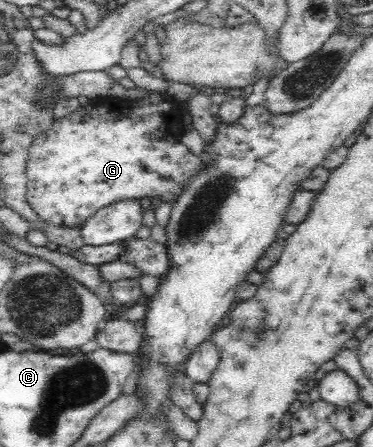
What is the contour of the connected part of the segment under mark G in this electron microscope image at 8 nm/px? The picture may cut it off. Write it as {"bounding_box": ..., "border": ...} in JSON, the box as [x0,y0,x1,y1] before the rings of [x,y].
{"bounding_box":[26,90,203,229],"border":[[[156,90],[135,100],[92,98],[90,104],[80,106],[70,115],[55,118],[54,124],[35,137],[29,148],[26,167],[29,206],[47,224],[80,229],[103,207],[123,199],[141,200],[149,196],[172,203],[187,179],[203,167],[201,157],[190,152],[180,140],[185,111],[182,105],[173,102],[172,97]]]}

